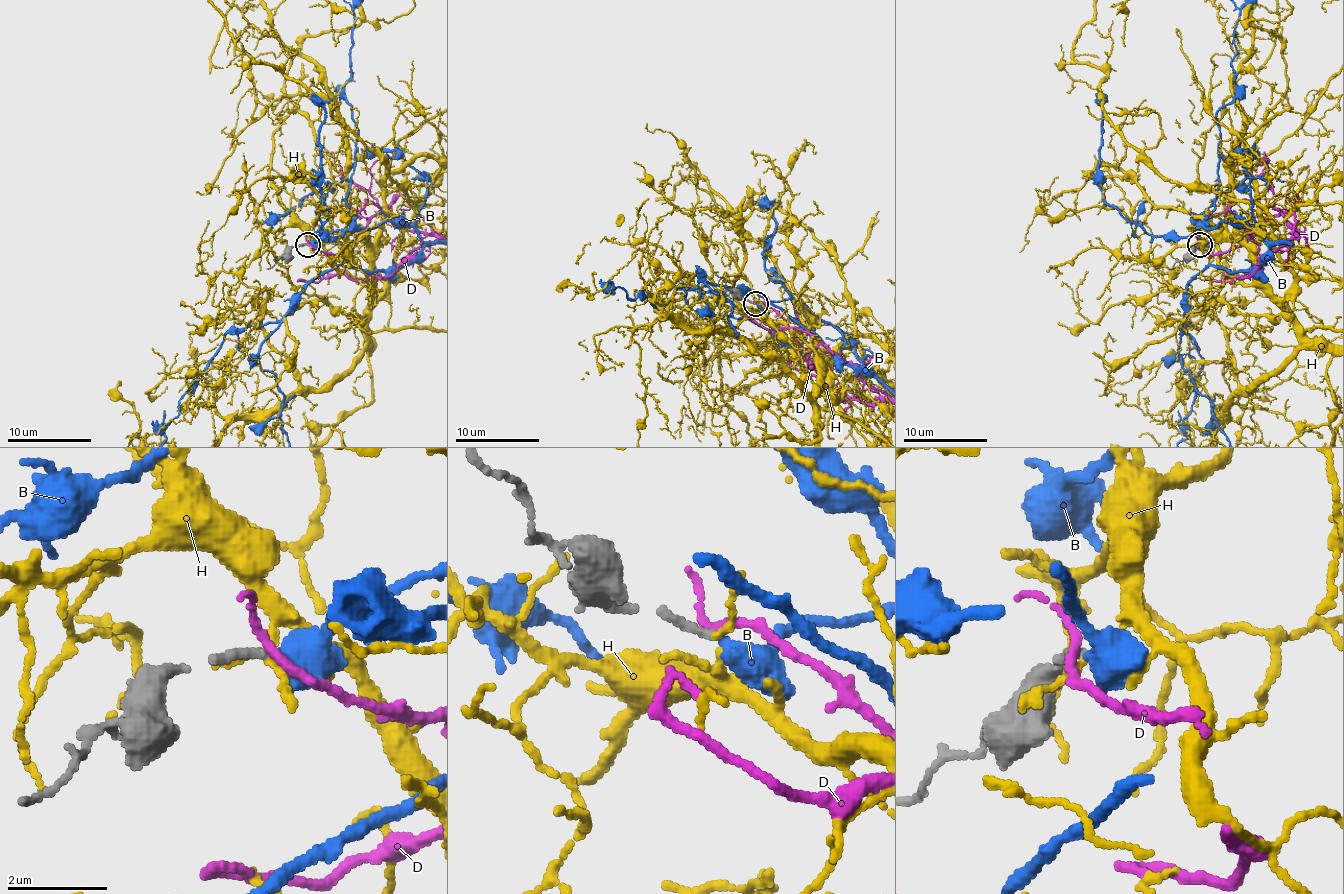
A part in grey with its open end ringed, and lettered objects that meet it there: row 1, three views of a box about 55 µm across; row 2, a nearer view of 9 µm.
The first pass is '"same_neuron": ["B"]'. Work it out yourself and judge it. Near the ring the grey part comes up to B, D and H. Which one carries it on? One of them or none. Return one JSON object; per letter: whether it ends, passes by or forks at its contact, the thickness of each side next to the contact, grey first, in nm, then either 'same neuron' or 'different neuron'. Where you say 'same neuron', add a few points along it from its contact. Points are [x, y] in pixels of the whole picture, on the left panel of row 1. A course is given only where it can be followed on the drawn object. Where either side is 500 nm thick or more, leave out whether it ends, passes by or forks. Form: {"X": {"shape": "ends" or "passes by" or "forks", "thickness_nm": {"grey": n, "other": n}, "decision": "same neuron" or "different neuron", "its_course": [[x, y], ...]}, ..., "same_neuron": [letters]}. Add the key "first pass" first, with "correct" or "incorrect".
{"first pass": "correct", "B": {"thickness_nm": {"grey": 170, "other": 500}, "decision": "same neuron"}, "D": {"shape": "passes by", "thickness_nm": {"grey": 180, "other": 150}, "decision": "different neuron"}, "H": {"shape": "forks", "thickness_nm": {"grey": 180, "other": 110}, "decision": "different neuron"}, "same_neuron": ["B"]}

